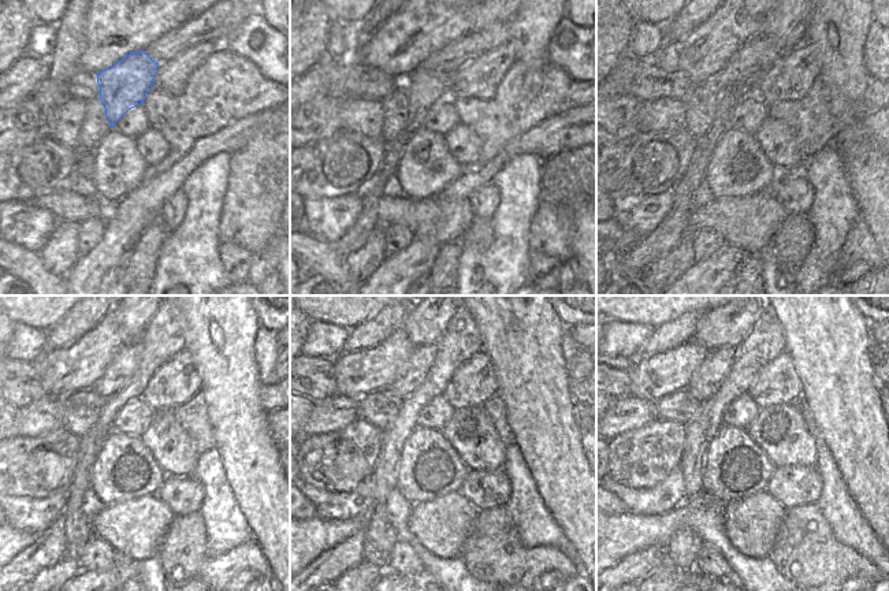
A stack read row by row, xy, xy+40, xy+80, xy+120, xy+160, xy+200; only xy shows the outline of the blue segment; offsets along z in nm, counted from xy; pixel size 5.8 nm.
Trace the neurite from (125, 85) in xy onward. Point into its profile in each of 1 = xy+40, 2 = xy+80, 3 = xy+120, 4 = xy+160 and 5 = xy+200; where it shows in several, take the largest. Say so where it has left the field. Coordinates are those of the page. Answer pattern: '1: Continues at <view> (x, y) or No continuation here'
1: Continues at xy+40 (424, 89)
2: Continues at xy+80 (677, 225)
3: Continues at xy+120 (51, 546)
4: Continues at xy+160 (330, 565)
5: Continues at xy+200 (633, 568)

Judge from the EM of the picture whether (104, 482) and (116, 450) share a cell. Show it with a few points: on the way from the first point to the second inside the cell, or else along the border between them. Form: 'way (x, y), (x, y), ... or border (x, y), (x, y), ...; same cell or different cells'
way (108, 474), (115, 458); same cell

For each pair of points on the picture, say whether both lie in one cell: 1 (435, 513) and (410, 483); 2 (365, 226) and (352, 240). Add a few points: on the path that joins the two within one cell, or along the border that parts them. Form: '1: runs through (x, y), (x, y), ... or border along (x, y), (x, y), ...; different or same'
1: border along (456, 491), (434, 500), (416, 502), (412, 506); different
2: runs through (363, 229), (354, 237); same

